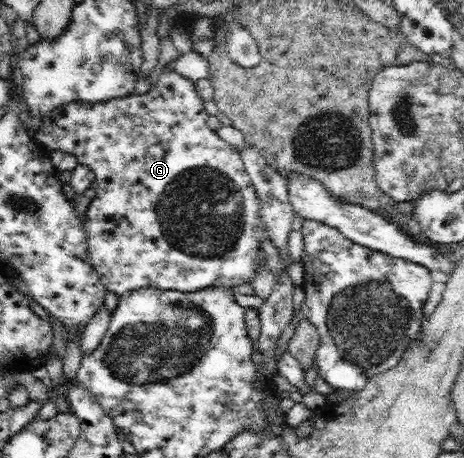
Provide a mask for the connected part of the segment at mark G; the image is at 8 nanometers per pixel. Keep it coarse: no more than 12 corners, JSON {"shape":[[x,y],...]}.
{"shape":[[195,82],[70,102],[99,281],[235,290],[266,266],[240,152]]}

